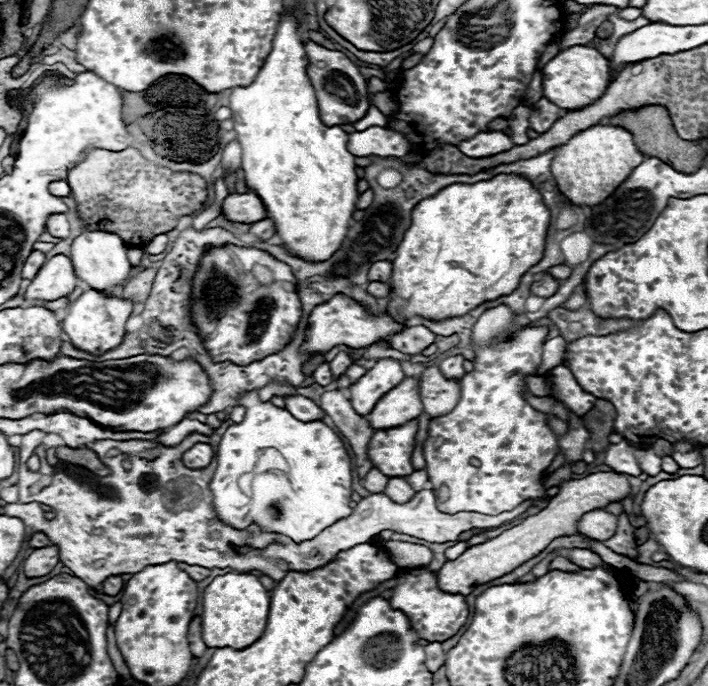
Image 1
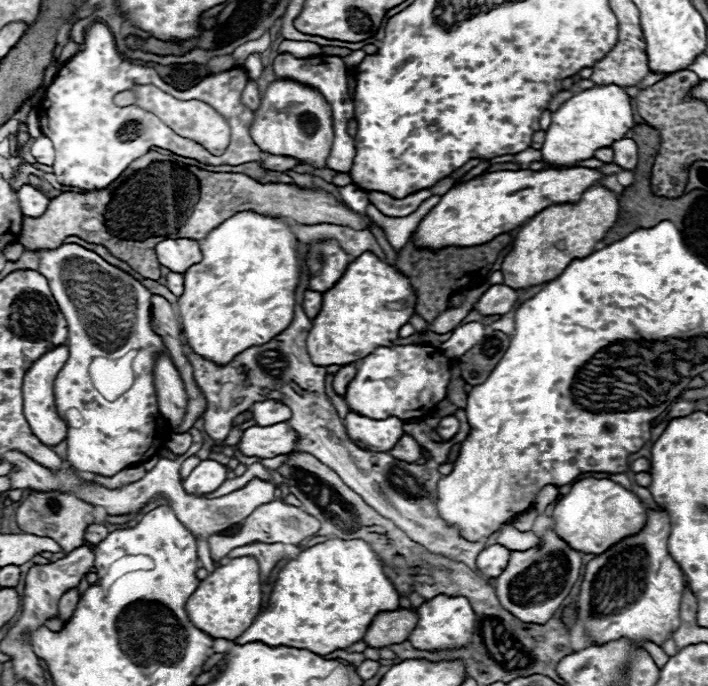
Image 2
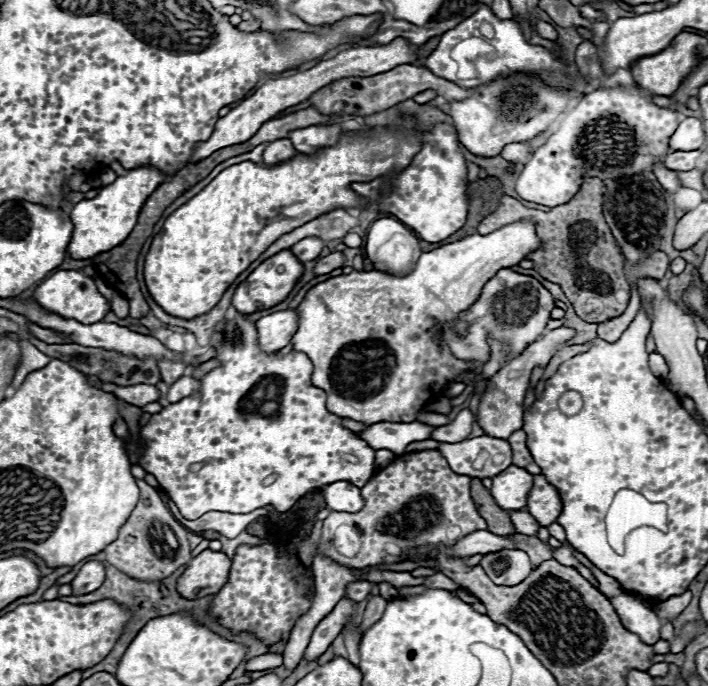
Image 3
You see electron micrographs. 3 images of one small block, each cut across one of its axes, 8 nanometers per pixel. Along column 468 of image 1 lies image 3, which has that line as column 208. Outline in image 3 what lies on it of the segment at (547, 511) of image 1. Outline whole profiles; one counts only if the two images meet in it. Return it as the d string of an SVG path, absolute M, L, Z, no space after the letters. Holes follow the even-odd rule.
M206 548L184 570L178 580L178 590L184 598L200 598L204 594L216 594L226 582L230 574L232 560L224 552L216 552Z

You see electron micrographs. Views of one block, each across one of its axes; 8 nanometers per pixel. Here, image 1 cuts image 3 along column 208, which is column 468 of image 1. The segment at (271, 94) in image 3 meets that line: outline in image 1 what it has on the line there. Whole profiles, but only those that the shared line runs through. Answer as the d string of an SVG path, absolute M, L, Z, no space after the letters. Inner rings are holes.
M478 132L472 138L462 140L458 146L464 154L472 154L472 158L484 158L498 154L500 150L510 150L514 142L504 132Z

